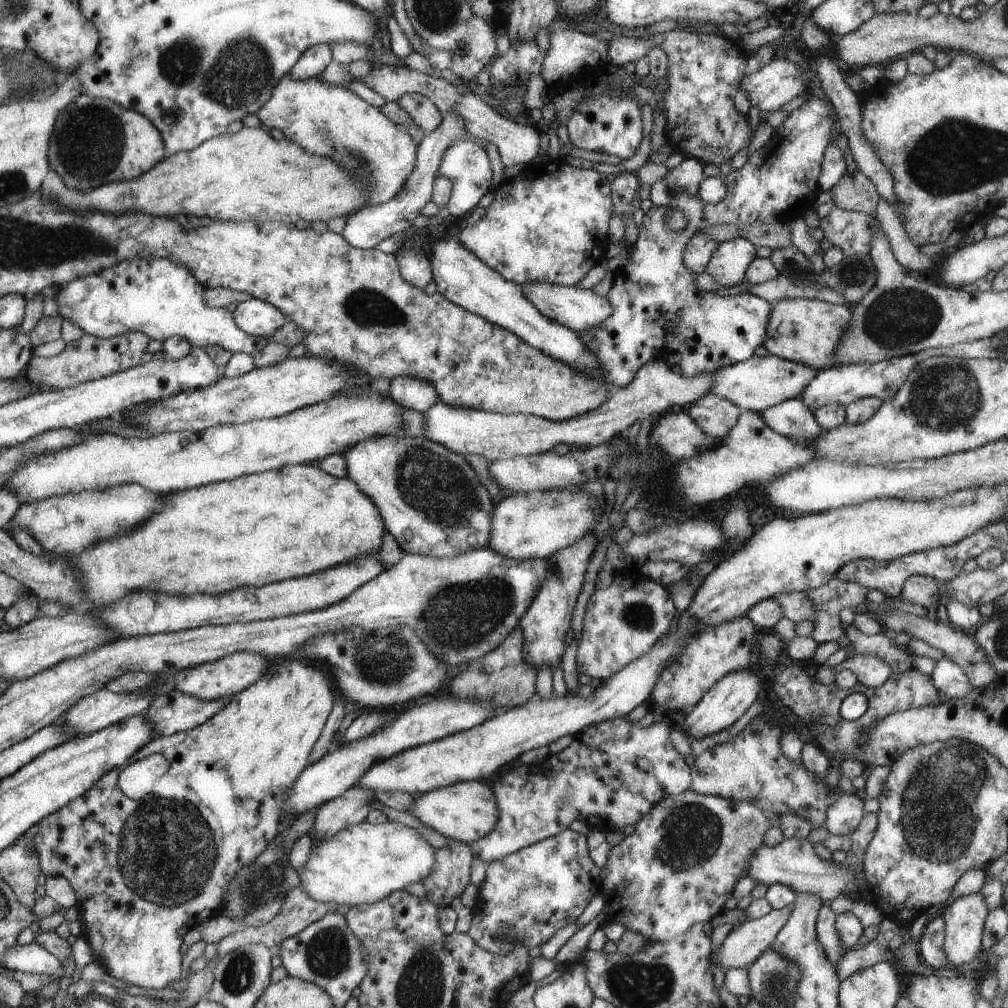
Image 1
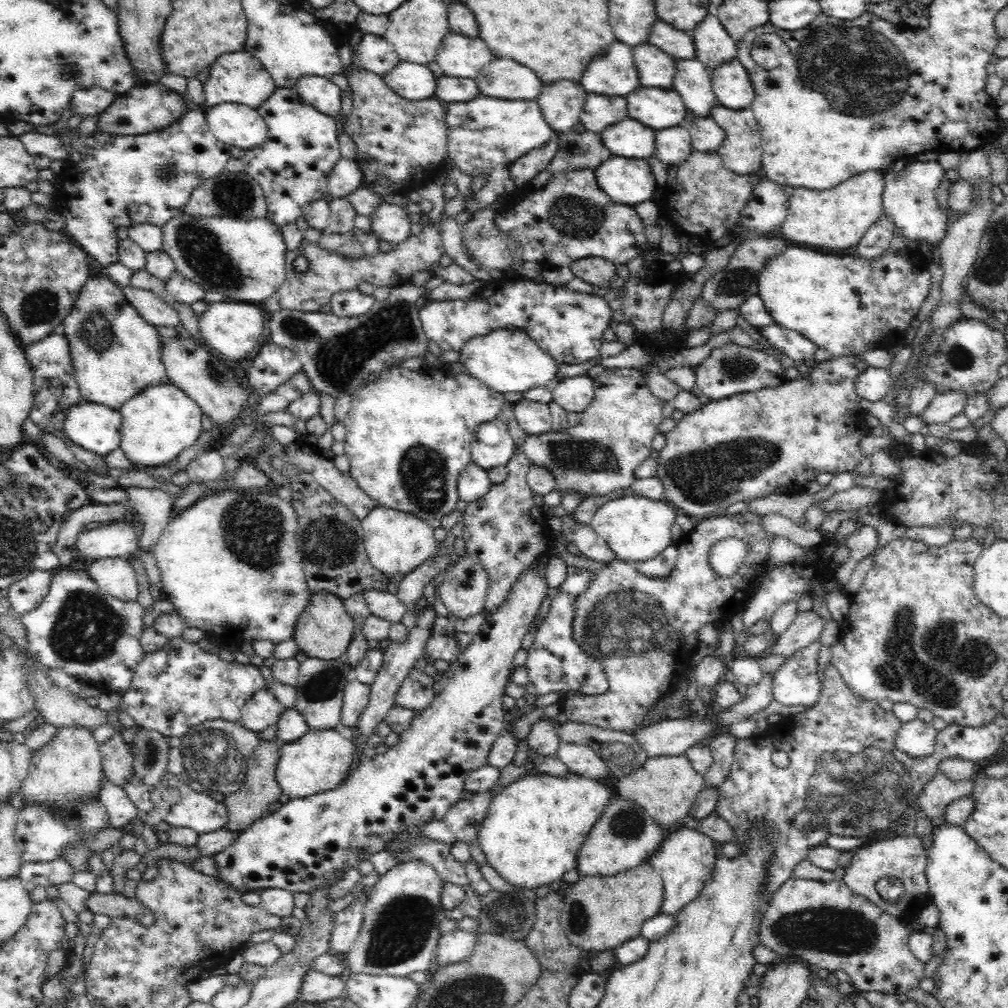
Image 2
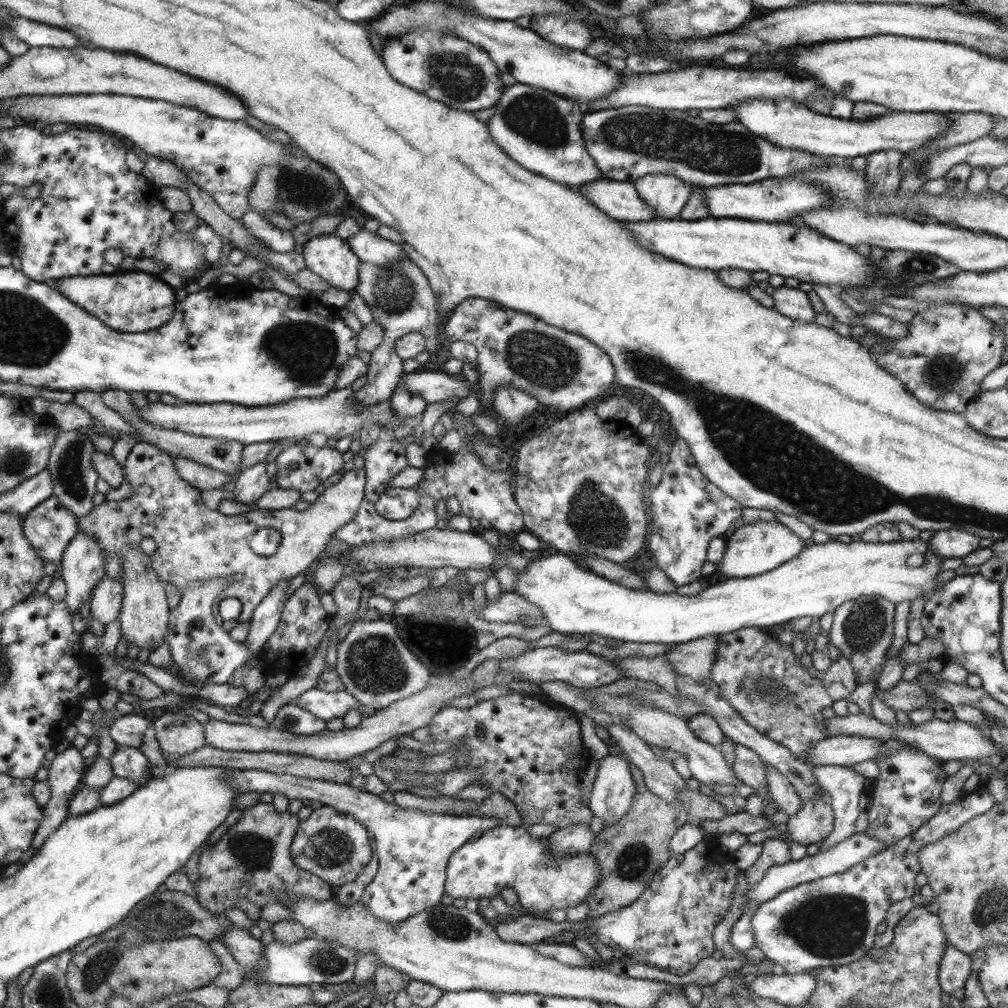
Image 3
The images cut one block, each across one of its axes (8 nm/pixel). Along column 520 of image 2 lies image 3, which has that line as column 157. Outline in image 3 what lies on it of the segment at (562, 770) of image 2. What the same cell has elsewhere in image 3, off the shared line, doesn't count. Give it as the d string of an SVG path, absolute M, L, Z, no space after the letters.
M167 712L153 720L155 738L159 742L159 750L169 770L173 770L173 762L191 754L205 746L203 742L203 724L193 720L183 712Z

